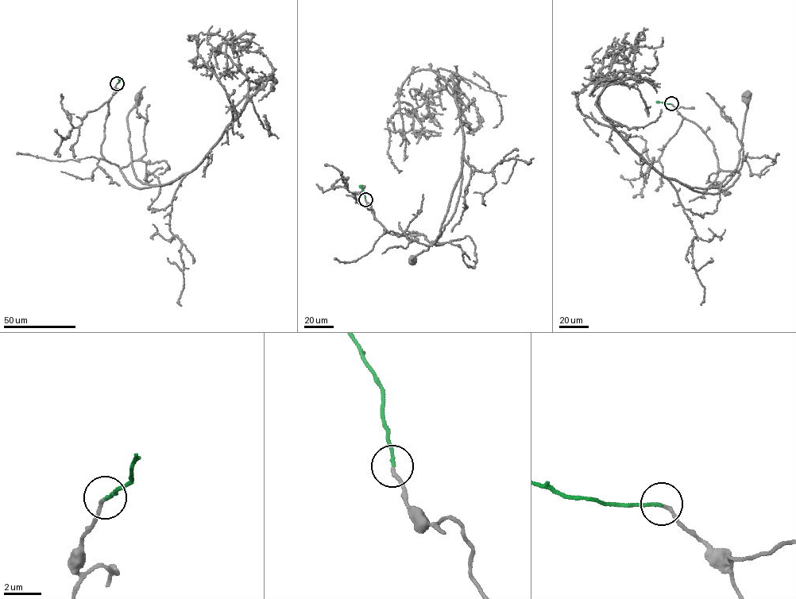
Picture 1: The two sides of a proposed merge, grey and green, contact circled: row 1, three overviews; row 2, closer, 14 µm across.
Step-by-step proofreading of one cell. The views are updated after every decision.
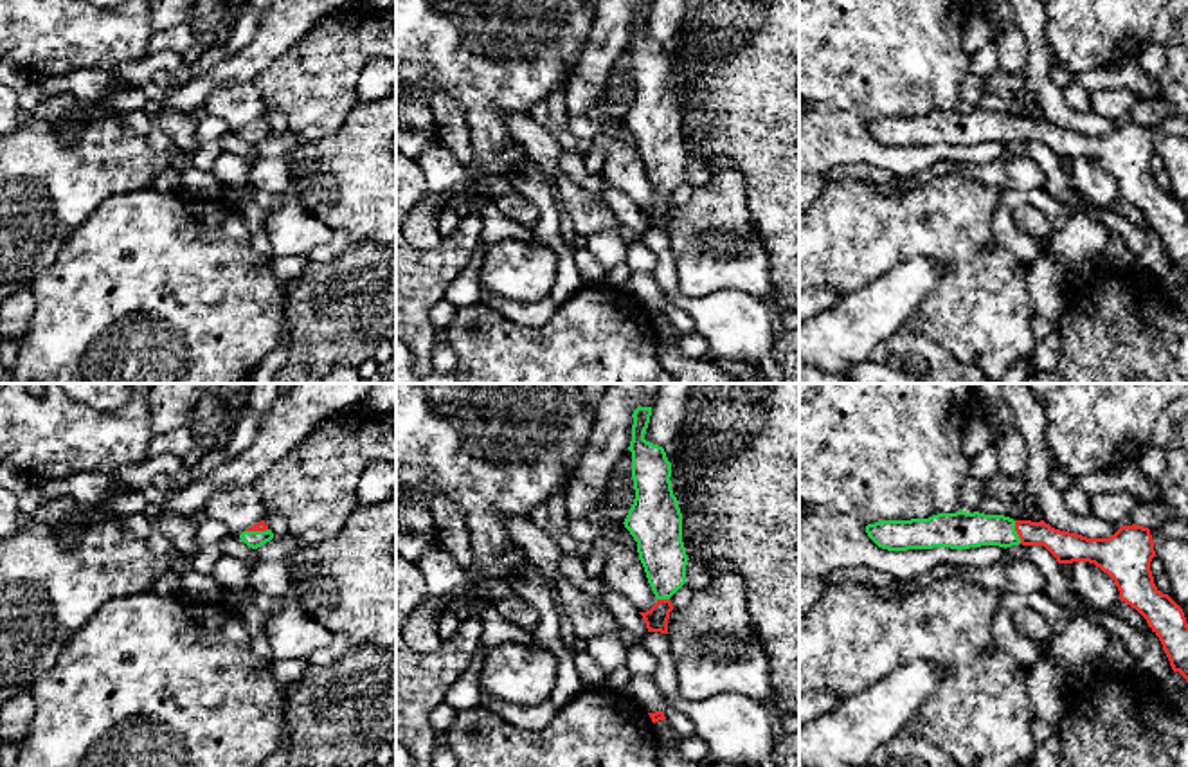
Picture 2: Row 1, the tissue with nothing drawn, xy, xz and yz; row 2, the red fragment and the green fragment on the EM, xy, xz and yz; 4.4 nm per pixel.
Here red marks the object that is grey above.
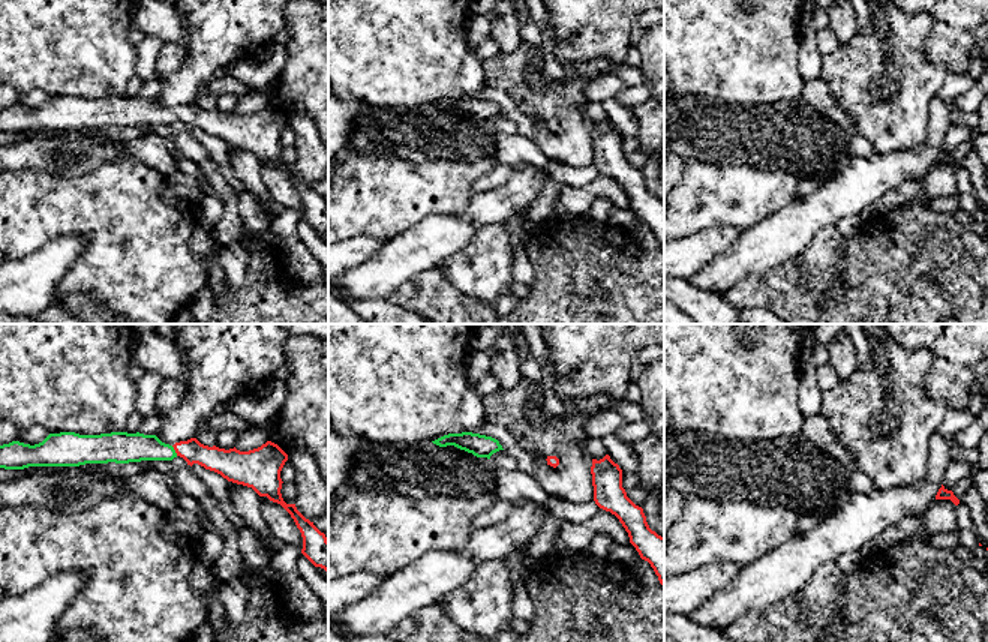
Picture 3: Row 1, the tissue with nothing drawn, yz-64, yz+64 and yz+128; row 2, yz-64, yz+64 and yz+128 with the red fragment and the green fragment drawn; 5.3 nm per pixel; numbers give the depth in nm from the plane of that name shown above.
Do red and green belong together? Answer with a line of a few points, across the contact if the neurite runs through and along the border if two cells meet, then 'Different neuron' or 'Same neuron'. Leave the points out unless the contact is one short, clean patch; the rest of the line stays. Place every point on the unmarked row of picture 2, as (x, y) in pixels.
Line: yz (1068, 144), (1043, 130), (1016, 126), (960, 126). Same neuron

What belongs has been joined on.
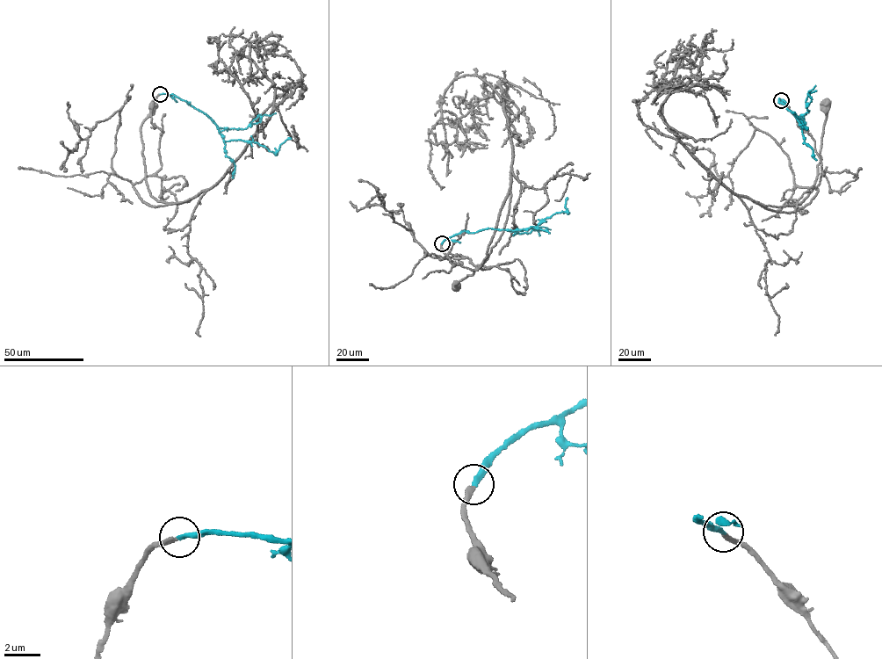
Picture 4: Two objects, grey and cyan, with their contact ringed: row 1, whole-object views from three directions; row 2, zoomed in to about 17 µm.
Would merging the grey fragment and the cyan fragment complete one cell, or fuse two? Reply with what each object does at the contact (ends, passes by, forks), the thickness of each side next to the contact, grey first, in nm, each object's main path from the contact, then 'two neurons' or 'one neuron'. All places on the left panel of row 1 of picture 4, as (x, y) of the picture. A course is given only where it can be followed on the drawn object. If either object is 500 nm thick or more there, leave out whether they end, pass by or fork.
grey ends there; cyan ends there; 260 nm thick on the grey side, 280 nm on the other; grey runs (160, 94), (162, 168), (133, 187), (154, 206), (188, 201), (147, 186), (140, 127), (154, 105); cyan runs (160, 94), (172, 94), (206, 113), (217, 126), (224, 141), (256, 142), (275, 153), (280, 144), (291, 137); one neuron

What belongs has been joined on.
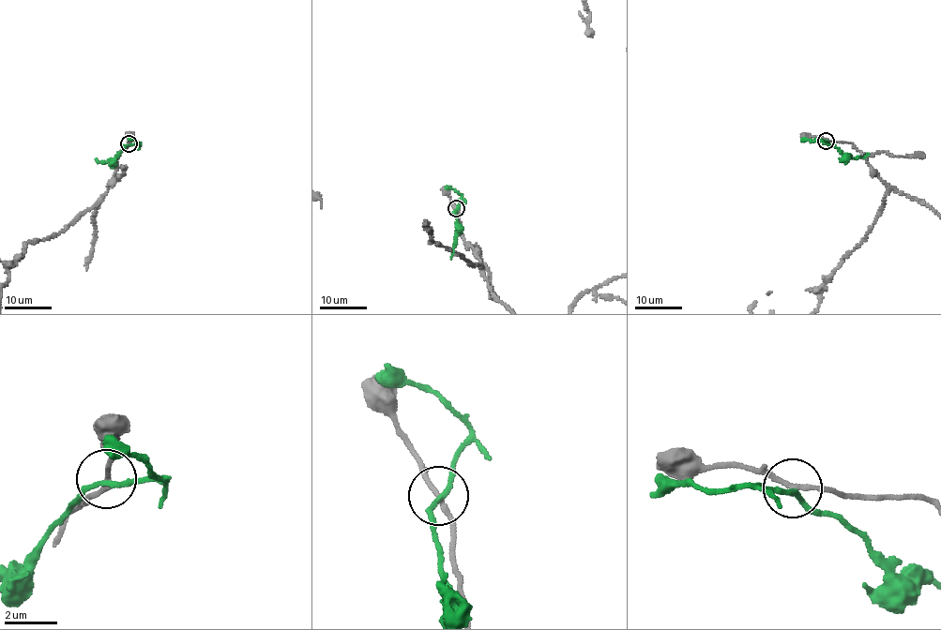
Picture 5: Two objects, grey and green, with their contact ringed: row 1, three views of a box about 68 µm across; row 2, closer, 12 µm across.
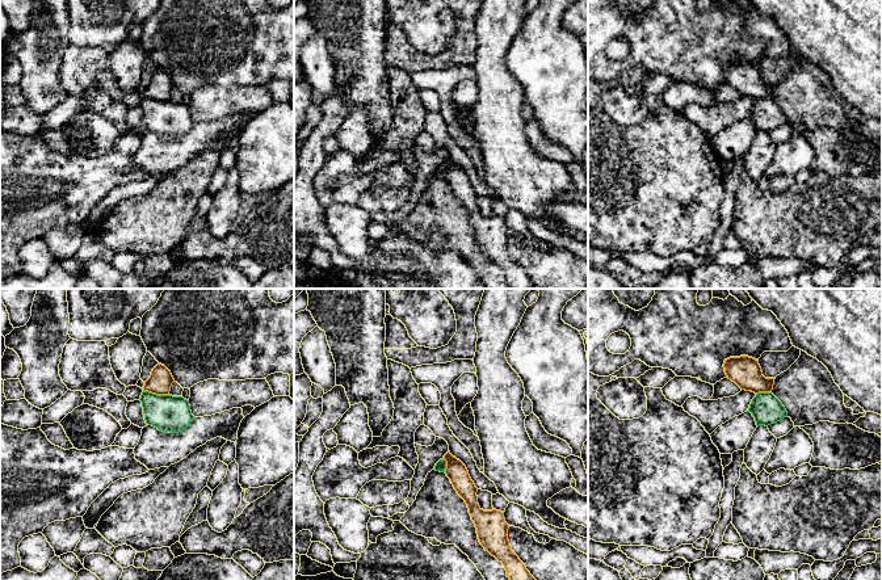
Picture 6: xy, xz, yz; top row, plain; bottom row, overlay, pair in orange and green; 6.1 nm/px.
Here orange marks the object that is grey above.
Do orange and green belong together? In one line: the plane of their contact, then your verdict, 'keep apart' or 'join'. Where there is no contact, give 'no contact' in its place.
xy | keep apart

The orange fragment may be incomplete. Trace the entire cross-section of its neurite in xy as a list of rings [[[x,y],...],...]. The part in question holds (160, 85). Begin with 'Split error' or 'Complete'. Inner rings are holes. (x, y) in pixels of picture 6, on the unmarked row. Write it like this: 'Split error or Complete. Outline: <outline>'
Complete. Outline: [[[158,70],[144,88],[143,96],[156,101],[169,101],[173,88],[171,77],[164,71]]]

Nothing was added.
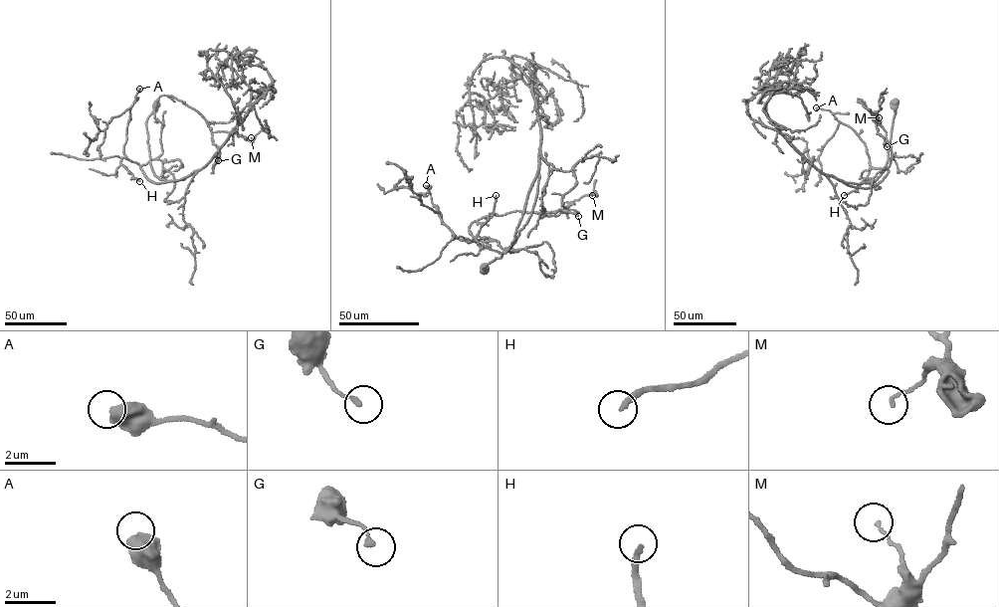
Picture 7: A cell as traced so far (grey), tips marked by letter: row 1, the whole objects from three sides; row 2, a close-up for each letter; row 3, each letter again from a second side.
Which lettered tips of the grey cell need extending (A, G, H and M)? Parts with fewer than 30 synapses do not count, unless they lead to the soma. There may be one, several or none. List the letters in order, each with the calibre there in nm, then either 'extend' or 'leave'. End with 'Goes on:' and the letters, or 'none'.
A: 650 nm thick; leave
G: 170 nm thick; leave
H: 190 nm thick; extend
M: 140 nm thick; leave
Goes on: H

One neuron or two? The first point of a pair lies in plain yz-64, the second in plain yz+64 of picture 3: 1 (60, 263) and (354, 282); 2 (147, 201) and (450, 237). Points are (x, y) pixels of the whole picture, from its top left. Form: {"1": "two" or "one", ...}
{"1": "one", "2": "two"}

